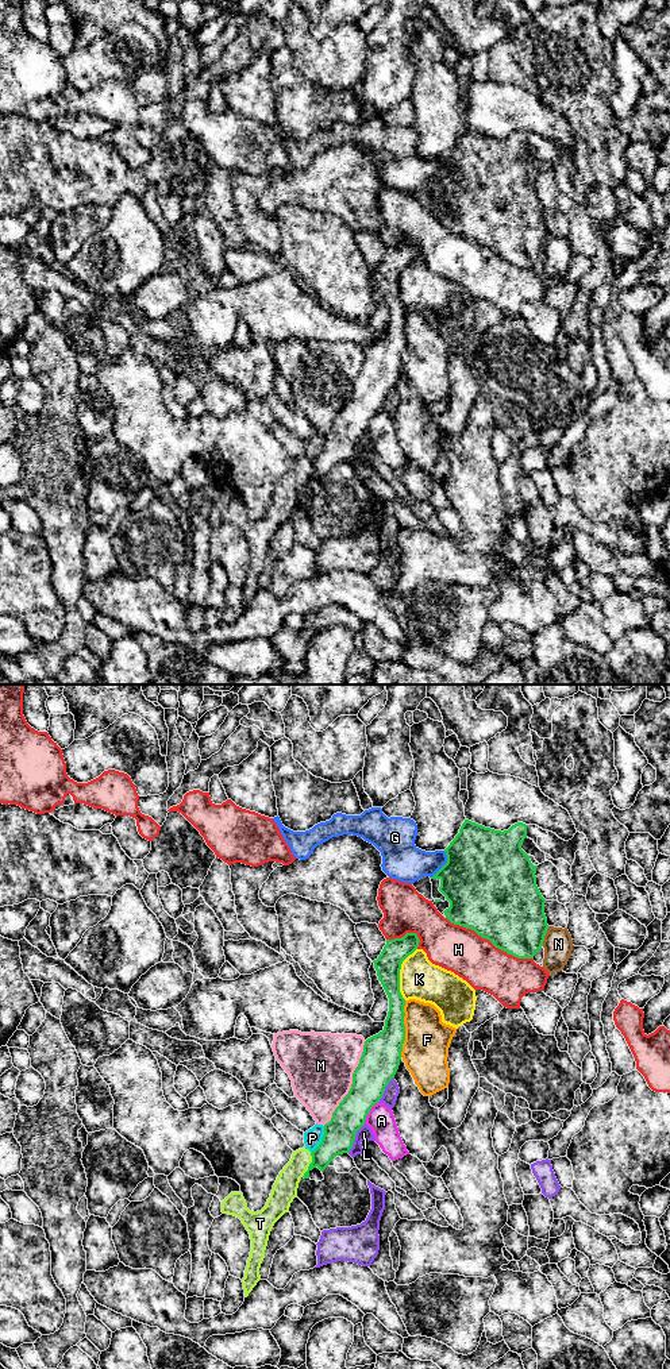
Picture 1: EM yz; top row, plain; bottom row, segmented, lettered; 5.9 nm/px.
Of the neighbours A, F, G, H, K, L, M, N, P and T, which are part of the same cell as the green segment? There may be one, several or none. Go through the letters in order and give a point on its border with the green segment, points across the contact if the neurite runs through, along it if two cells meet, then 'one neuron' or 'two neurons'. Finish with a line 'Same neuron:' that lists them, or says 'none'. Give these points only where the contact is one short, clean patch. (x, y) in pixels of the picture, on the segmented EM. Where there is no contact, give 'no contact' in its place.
A: yz (369, 1111) | along yz (378, 1101), (364, 1122) | two neurons
F: yz (404, 1029) | along yz (405, 1001), (401, 1056) | two neurons
G: yz (445, 864) | two neurons
H: yz (489, 940) | two neurons
K: yz (399, 974) | two neurons
L: yz (354, 1138) | two neurons
M: yz (351, 1084) | two neurons
N: yz (545, 934) | two neurons
P: yz (322, 1140) | along yz (324, 1126), (322, 1142), (311, 1153) | two neurons
T: yz (310, 1165) | two neurons
Same neuron: none

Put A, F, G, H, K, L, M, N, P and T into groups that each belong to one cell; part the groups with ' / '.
A / F / G / H / K / L / M / N / P T

